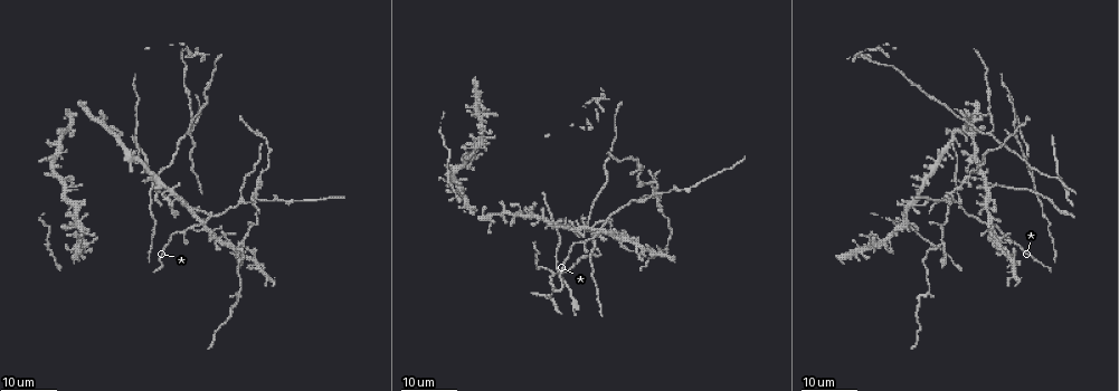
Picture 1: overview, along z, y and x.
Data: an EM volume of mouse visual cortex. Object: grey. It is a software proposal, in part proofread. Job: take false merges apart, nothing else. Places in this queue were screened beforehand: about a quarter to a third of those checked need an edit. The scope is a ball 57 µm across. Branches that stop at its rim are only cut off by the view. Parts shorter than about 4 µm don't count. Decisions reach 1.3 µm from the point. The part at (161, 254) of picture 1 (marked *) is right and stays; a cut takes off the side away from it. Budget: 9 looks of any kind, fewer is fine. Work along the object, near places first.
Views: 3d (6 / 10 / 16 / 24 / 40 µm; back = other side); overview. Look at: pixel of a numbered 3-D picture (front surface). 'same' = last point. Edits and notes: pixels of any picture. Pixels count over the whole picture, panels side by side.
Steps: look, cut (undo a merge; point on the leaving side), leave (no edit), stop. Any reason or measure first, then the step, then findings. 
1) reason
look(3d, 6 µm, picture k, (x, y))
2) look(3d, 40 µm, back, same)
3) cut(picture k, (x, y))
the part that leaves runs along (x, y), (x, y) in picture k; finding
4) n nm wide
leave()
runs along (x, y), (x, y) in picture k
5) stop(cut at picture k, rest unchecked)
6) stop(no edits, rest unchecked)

a narrow waist
look(3d, 16 µm, picture 1, (282, 198))

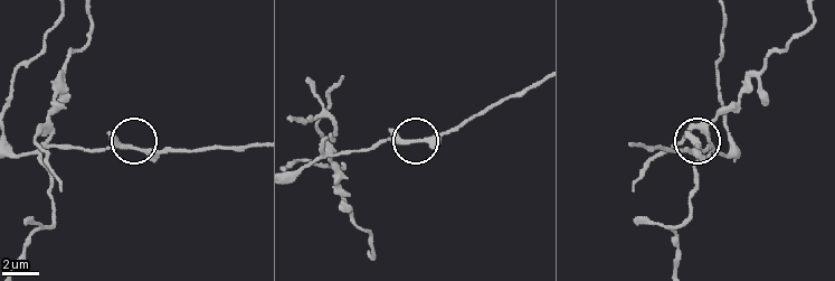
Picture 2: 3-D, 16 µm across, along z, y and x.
look(3d, 10 µm, picture 2, (419, 139))

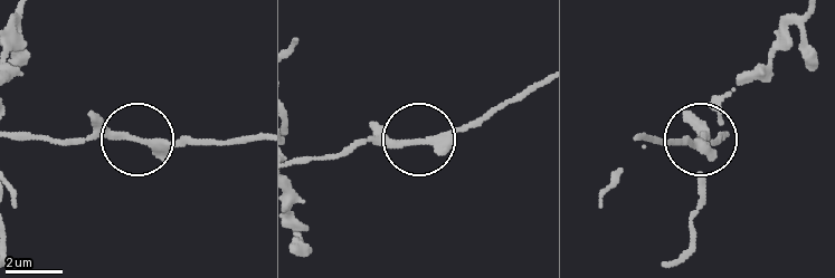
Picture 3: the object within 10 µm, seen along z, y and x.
leave()
runs along (20, 134), (43, 141), (122, 134), (206, 141) in picture 3; one neuron here

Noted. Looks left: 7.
four arms meet
look(3d, 16 µm, picture 1, (652, 192))

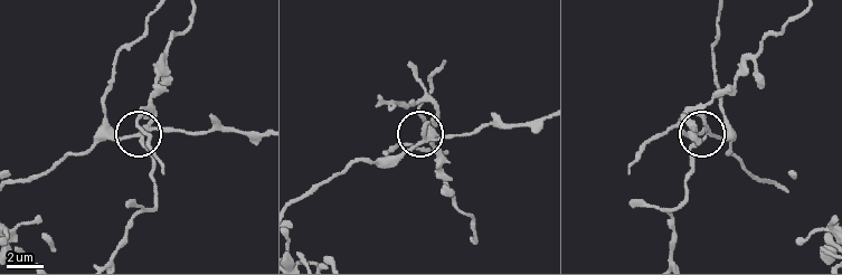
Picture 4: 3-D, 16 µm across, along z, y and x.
look(3d, 10 µm, picture 4, (142, 138))

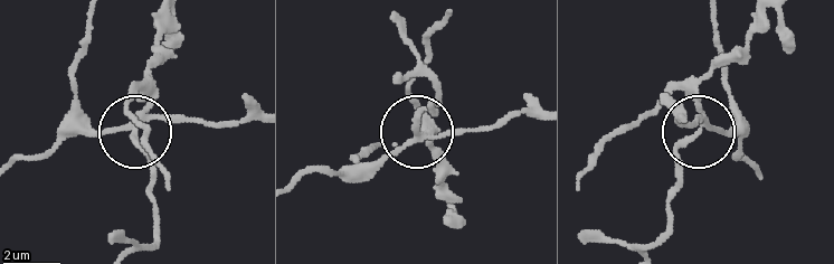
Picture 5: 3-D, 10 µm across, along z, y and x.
190 nm wide
cut(picture 5, (148, 154))
the part that leaves runs along (420, 135), (435, 92), (427, 79), (406, 77) in picture 5; a second neuron is stuck on

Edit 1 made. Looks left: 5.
look(overview)

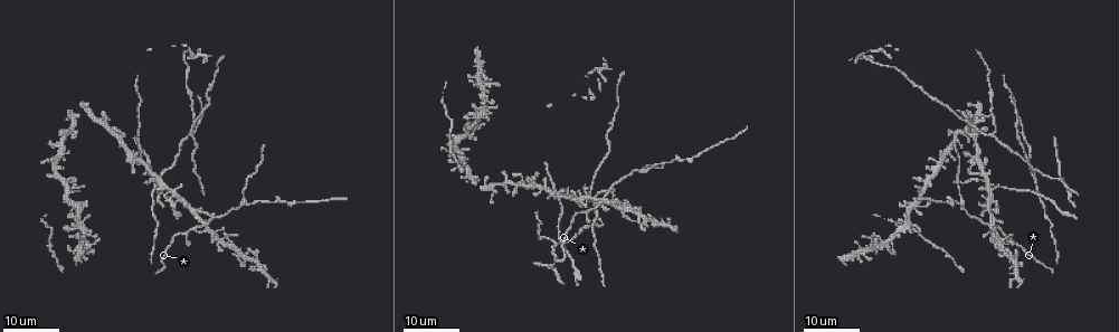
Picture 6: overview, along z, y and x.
looks like a crossing
look(3d, 16 µm, picture 6, (986, 211))

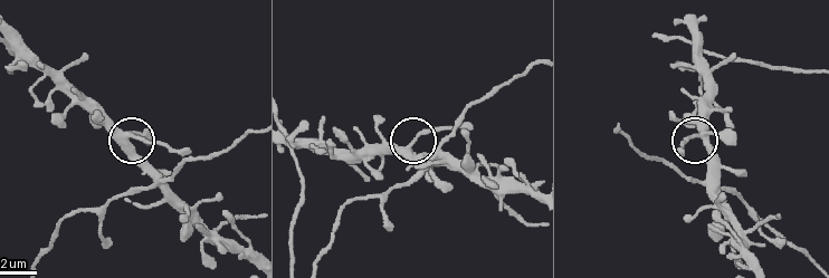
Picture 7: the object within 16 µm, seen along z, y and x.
look(3d, 10 µm, picture 7, (701, 137))

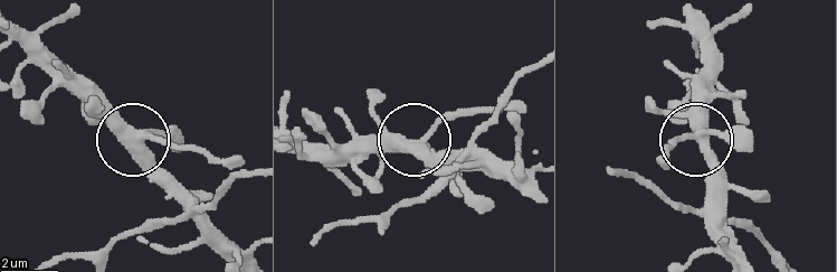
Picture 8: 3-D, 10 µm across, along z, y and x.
350 nm wide
leave()
all the same neuron

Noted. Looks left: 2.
three-way junction
look(3d, 24 µm, picture 6, (478, 118))

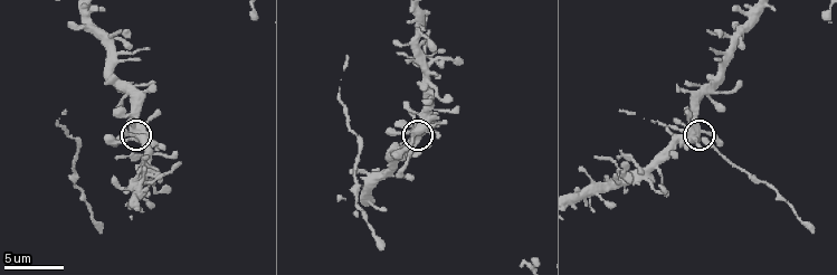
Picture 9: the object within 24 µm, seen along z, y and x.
look(3d, 6 µm, picture 9, (419, 131))

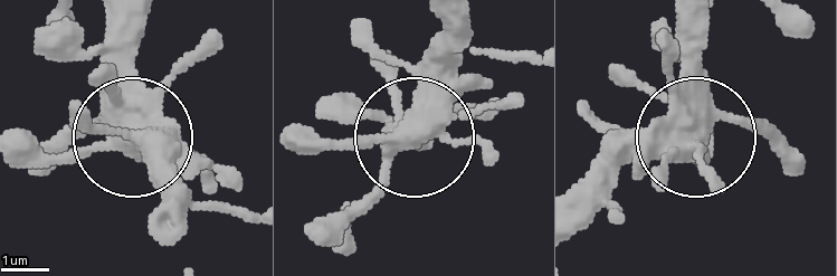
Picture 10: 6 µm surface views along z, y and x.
leave()
continuous, no second neuron

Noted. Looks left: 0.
stop(cut at picture 5, rest unchecked)

